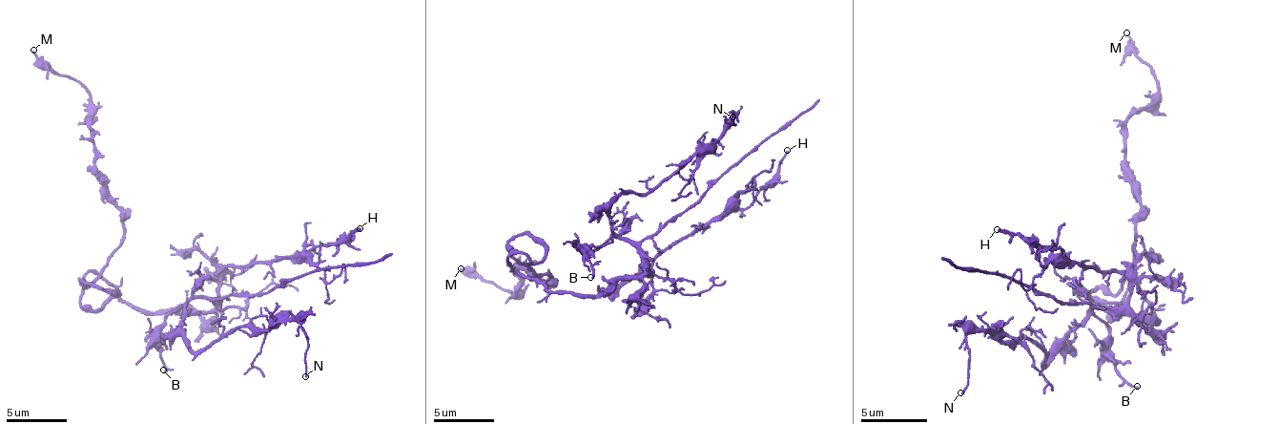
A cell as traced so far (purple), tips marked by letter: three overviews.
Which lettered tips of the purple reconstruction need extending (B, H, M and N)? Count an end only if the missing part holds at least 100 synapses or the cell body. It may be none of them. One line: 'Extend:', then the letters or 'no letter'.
Extend: no letter

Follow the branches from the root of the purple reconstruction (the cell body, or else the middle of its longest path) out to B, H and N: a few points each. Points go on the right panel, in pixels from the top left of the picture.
B: (1153, 319), (1140, 323), (1106, 306), (1093, 309), (1106, 326), (1106, 356), (1137, 386)
H: (1153, 319), (1130, 312), (1130, 283), (1113, 269), (997, 229)
N: (1153, 319), (1140, 323), (1130, 312), (1097, 306), (1047, 363), (1030, 339), (970, 332), (967, 386), (960, 392)

